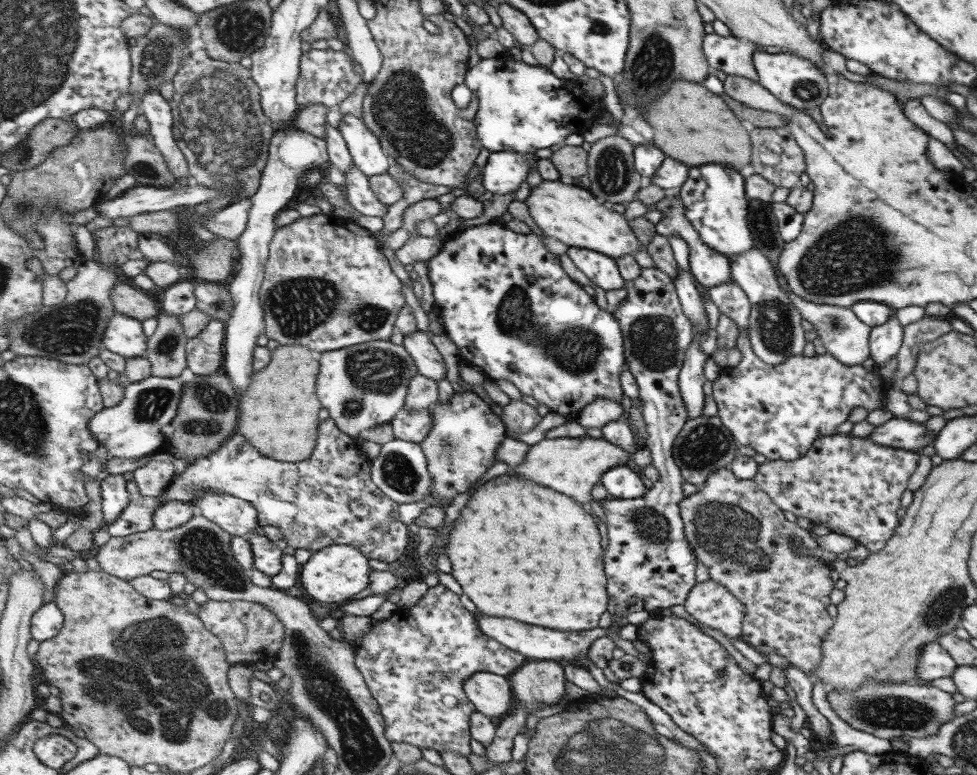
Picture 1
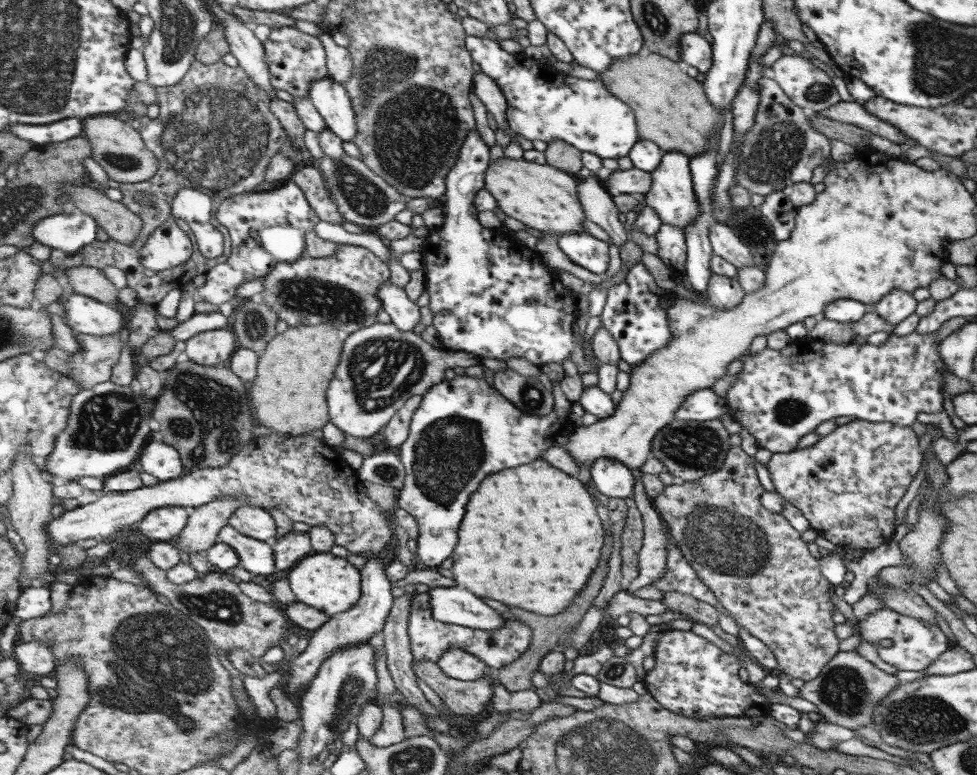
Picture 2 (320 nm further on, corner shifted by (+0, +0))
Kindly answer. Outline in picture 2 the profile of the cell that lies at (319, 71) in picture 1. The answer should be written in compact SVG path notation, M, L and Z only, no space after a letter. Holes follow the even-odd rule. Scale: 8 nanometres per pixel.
M285 26L271 30L264 41L266 61L275 89L285 90L293 97L309 97L311 83L320 78L330 78L327 51L320 37L301 32L297 27Z

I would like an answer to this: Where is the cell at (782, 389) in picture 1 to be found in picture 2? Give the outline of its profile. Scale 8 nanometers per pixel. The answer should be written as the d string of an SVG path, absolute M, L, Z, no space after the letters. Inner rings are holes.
M911 331L909 334L903 336L894 335L889 333L886 340L881 346L874 346L869 343L858 344L855 341L850 343L824 343L819 339L797 339L791 340L784 348L780 350L770 350L769 348L759 351L759 353L751 353L749 349L739 357L741 362L741 370L735 374L736 379L733 385L726 390L723 398L723 404L727 407L728 414L739 424L742 428L745 428L754 440L758 447L768 450L771 454L788 453L797 447L797 442L801 436L814 432L816 426L823 421L832 420L836 416L852 416L853 419L859 419L869 422L892 422L893 424L910 427L915 422L915 416L919 412L925 412L925 414L933 414L935 412L941 412L942 408L942 370L945 369L945 364L941 362L938 352L938 342L936 339L936 331L927 334L921 334L917 331Z

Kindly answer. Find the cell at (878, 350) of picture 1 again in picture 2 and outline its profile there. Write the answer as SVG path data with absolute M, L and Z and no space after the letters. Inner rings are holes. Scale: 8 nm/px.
M891 290L883 298L873 304L870 309L875 311L882 319L891 326L904 325L907 318L913 314L916 301L907 292Z

